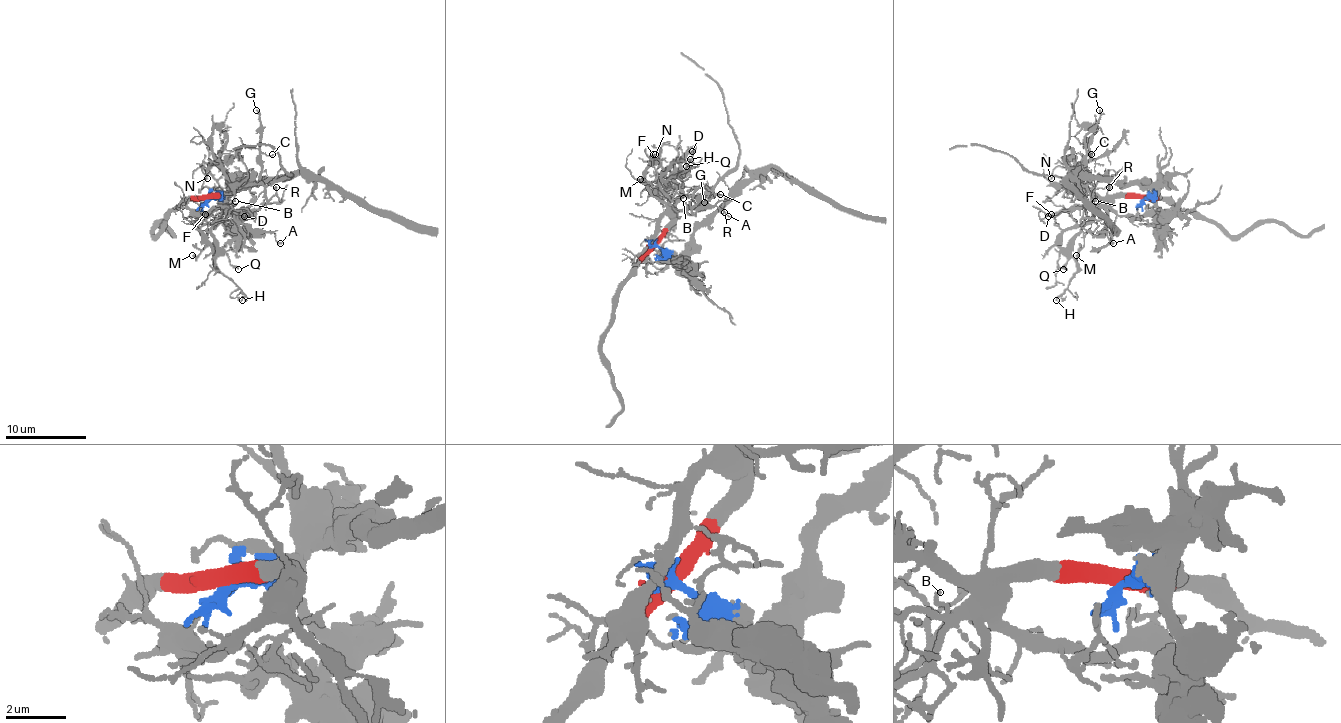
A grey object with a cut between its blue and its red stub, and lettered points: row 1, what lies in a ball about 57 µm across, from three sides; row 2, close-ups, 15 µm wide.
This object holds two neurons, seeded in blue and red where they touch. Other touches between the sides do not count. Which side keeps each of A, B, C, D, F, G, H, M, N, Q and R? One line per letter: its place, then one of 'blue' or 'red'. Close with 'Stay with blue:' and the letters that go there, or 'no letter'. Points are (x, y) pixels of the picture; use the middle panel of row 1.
A: at (728, 216); red
B: at (683, 198); red
C: at (720, 194); red
D: at (692, 151); red
F: at (653, 154); red
G: at (704, 202); red
H: at (690, 159); red
M: at (640, 179); red
N: at (655, 154); red
Q: at (686, 166); red
R: at (724, 212); red
Stay with blue: no letter

